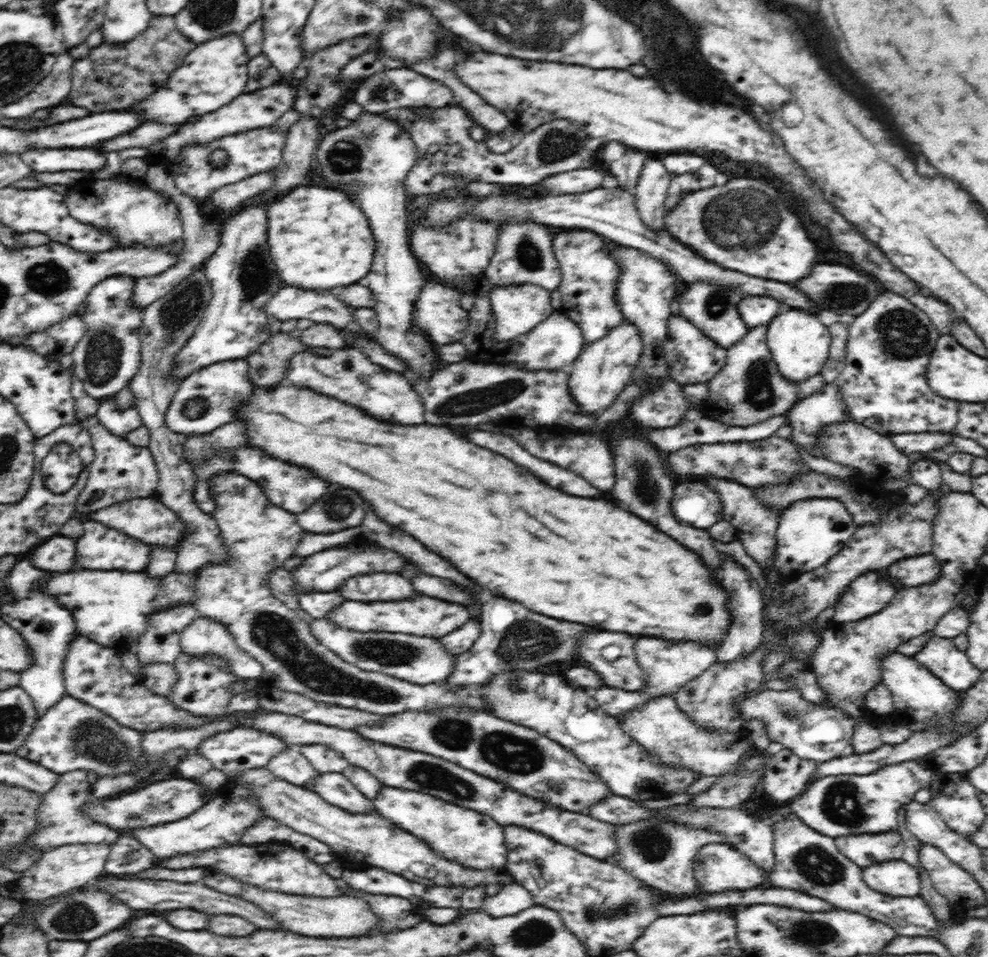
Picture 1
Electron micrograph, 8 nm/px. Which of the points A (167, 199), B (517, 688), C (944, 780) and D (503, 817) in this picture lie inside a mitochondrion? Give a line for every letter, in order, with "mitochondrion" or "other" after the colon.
A: other
B: mitochondrion
C: other
D: other

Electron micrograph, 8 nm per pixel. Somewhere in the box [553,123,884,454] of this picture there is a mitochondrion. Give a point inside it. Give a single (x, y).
(760, 216)

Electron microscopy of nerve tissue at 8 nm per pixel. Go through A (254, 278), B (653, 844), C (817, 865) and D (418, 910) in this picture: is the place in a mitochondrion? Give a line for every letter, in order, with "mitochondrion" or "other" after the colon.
A: mitochondrion
B: mitochondrion
C: mitochondrion
D: other

